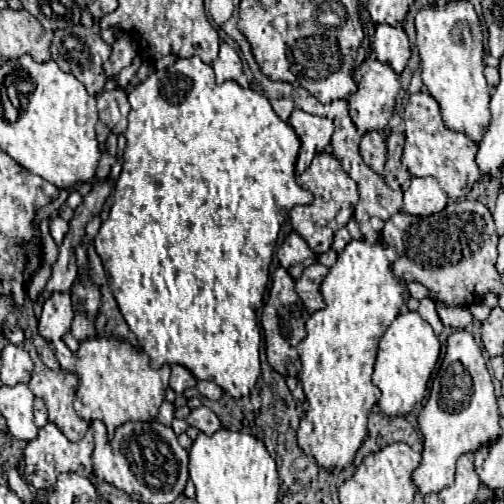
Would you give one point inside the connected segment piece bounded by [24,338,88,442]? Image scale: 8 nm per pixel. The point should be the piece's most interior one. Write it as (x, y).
(56, 387)

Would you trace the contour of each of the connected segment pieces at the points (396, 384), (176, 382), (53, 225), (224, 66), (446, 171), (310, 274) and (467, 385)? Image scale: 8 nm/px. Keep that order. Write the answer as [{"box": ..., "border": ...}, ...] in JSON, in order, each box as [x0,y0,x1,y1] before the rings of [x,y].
[{"box":[372,312,440,416],"border":[[[418,312],[398,314],[396,320],[388,326],[384,336],[380,338],[378,356],[374,364],[372,382],[380,388],[382,396],[378,406],[386,416],[404,416],[412,412],[412,408],[422,402],[426,394],[426,384],[440,356],[440,342],[432,330],[432,326]]]},{"box":[170,364,196,394],"border":[[[174,364],[172,366],[172,376],[170,376],[170,388],[176,392],[176,394],[182,394],[186,388],[192,388],[196,386],[196,378],[194,374],[186,368],[186,366],[180,366],[180,364]]]},{"box":[50,216,68,244],"border":[[[60,216],[50,218],[50,234],[52,234],[52,238],[56,240],[56,244],[60,244],[60,242],[64,240],[64,236],[66,236],[66,228],[68,228],[68,222],[62,220]]]},{"box":[212,42,242,84],"border":[[[222,42],[220,44],[220,56],[216,62],[212,62],[212,68],[216,72],[218,84],[226,82],[226,80],[238,80],[238,76],[242,74],[242,60],[232,46]]]},{"box":[402,88,480,200],"border":[[[422,88],[418,94],[412,94],[404,108],[404,136],[406,136],[406,144],[404,144],[402,164],[406,164],[412,176],[436,178],[450,200],[464,198],[472,190],[472,186],[480,180],[480,172],[474,162],[478,146],[468,136],[460,132],[452,132],[442,124],[440,106],[428,94],[426,88]]]},{"box":[296,262,328,314],"border":[[[314,262],[312,266],[308,266],[302,272],[300,280],[296,282],[296,292],[302,298],[302,302],[310,314],[314,314],[316,310],[322,310],[326,306],[322,300],[322,294],[320,294],[320,284],[326,278],[326,274],[328,274],[328,268],[320,262]]]},{"box":[412,330,500,496],"border":[[[456,330],[454,334],[448,336],[446,356],[442,360],[442,366],[440,366],[436,378],[432,380],[428,402],[424,404],[424,408],[418,414],[418,428],[420,428],[422,436],[424,436],[422,462],[412,472],[412,482],[418,488],[418,492],[422,496],[426,496],[430,492],[438,494],[440,490],[444,490],[450,484],[454,484],[454,466],[456,466],[456,460],[462,454],[476,452],[478,448],[492,444],[500,436],[500,424],[498,424],[498,420],[500,420],[500,414],[498,414],[498,406],[496,406],[492,376],[488,374],[488,368],[486,368],[486,360],[482,356],[478,344],[474,342],[472,334],[468,330]]]}]

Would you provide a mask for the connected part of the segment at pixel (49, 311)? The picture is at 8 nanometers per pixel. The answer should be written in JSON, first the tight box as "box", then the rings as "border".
{"box":[38,292,74,342],"border":[[[52,292],[50,298],[44,302],[38,330],[48,342],[60,340],[70,330],[72,318],[74,318],[74,306],[70,292]]]}

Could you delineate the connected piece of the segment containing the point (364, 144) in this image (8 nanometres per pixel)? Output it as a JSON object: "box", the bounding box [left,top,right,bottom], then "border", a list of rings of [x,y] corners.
{"box":[360,132,386,174],"border":[[[366,132],[362,136],[360,154],[374,172],[382,174],[382,168],[386,162],[386,140],[378,132]]]}

